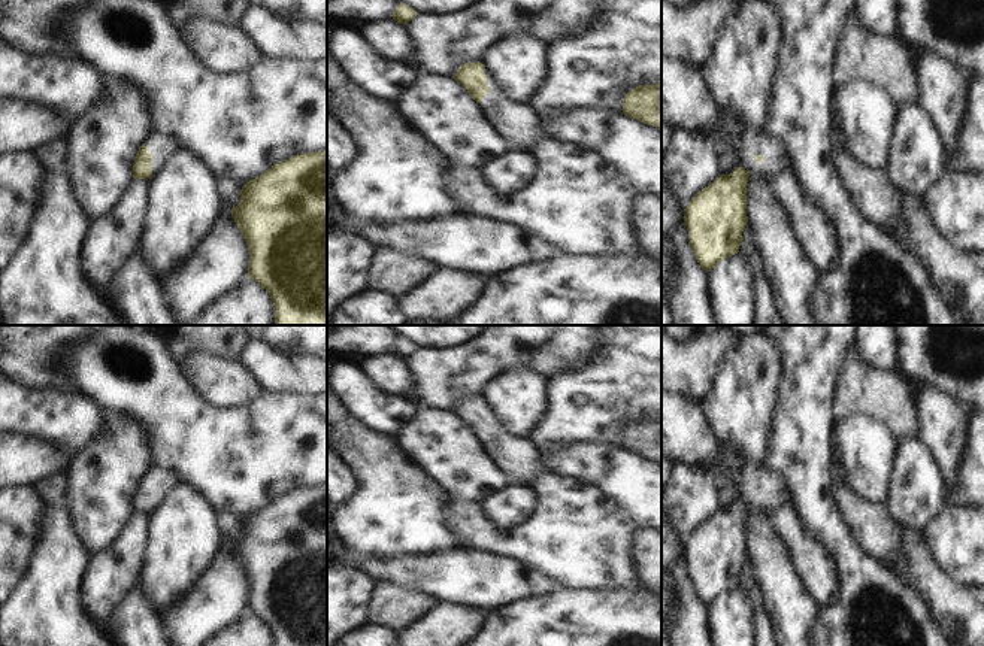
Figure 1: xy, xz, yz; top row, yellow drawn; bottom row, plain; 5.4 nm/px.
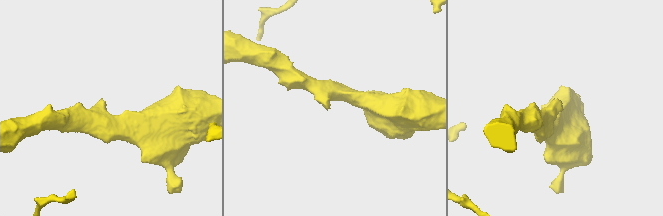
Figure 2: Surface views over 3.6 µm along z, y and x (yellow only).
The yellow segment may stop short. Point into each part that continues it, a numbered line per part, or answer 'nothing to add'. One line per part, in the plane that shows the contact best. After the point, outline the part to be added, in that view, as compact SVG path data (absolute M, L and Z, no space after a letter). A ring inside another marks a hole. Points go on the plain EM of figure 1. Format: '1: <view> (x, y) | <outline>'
1: xy (160, 479) | M151 465L149 467L148 473L145 474L145 480L151 486L152 506L155 504L157 498L166 489L169 489L175 482L172 473L169 470L166 470L166 468L158 467L158 465Z

